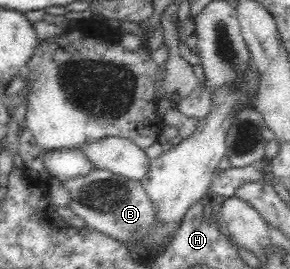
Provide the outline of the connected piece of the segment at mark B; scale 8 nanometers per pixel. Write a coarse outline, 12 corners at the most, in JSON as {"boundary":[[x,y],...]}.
{"boundary":[[92,168],[60,183],[65,206],[148,253],[182,223],[161,225],[140,180]]}

